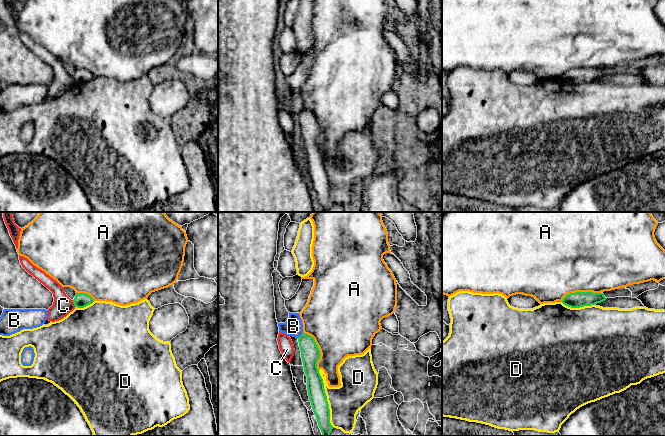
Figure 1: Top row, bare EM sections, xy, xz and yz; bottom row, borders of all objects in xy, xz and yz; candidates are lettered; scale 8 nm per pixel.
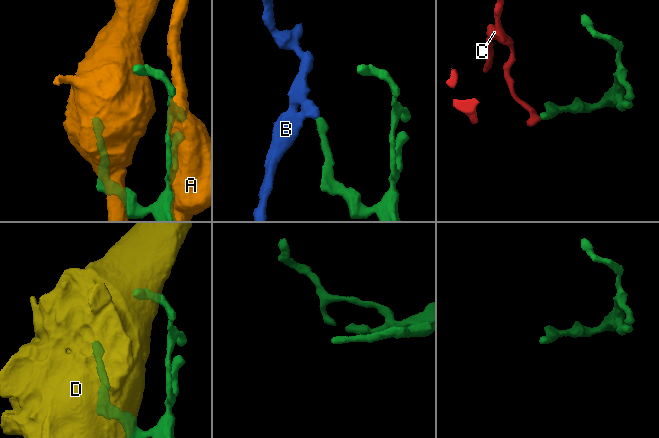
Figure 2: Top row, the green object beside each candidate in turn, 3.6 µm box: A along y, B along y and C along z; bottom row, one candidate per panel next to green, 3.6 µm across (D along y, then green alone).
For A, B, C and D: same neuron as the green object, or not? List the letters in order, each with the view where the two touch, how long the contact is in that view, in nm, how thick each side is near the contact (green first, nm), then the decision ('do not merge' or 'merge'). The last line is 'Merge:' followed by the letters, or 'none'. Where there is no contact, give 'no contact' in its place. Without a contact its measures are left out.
A: xz | 340 nm | 160/460 nm | do not merge
B: xz | 70 nm | 160/150 nm | do not merge
C: xy | 60 nm | 120/160 nm | do not merge
D: xz | 480 nm | 140/260 nm | do not merge
Merge: none

